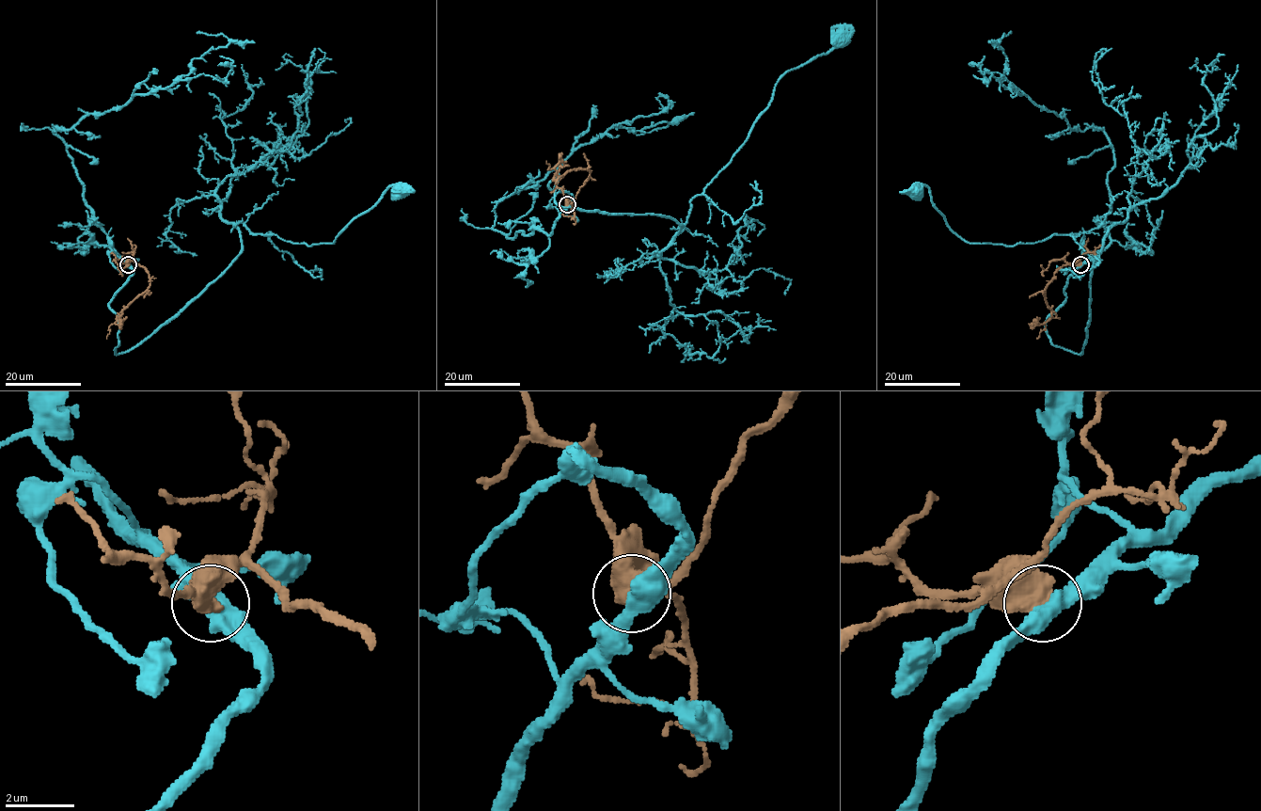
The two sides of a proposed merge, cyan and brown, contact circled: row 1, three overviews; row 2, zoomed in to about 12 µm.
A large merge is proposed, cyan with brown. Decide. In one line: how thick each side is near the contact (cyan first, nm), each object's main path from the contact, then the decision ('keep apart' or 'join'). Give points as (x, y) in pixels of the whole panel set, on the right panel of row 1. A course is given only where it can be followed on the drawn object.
500 nm thick on the cyan side, 700 nm on the other; cyan runs (1080, 264), (1046, 324), (1054, 345), (1078, 354), (1111, 224), (1013, 246), (966, 242), (931, 190), (915, 189); brown runs (1080, 264), (1078, 260), (1072, 264), (1063, 265), (1054, 274), (1045, 292), (1051, 318), (1036, 339); keep apart

